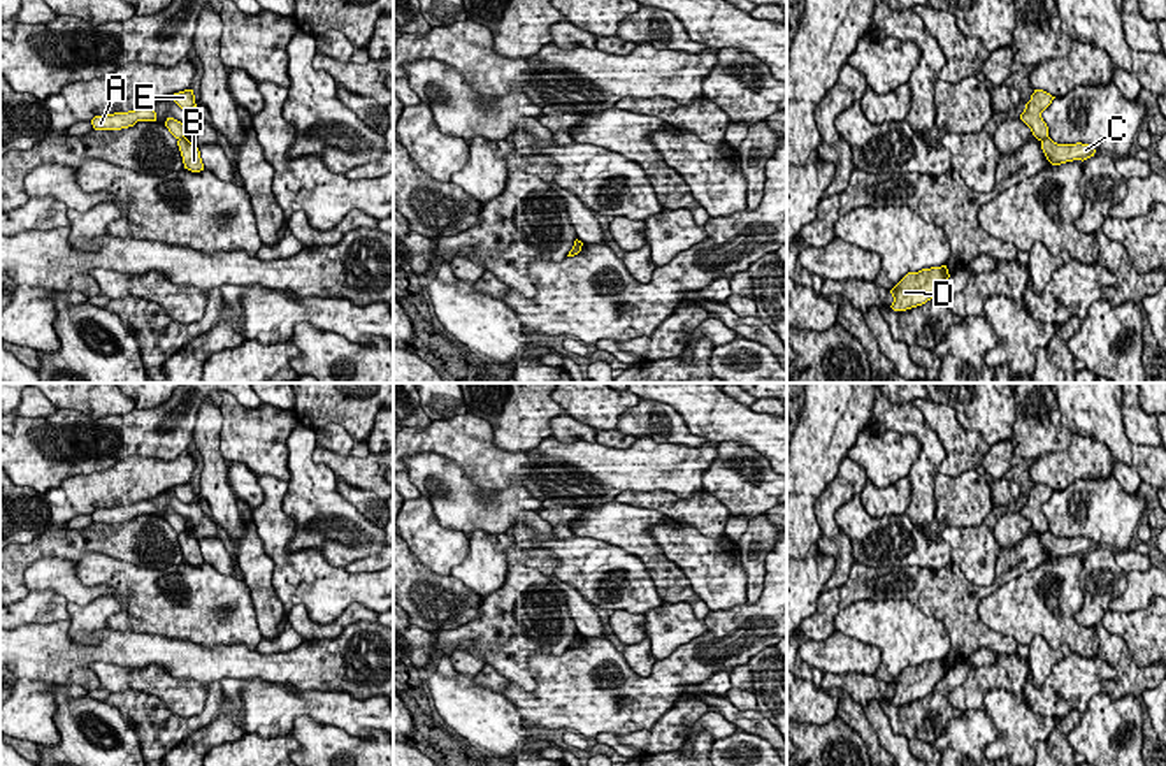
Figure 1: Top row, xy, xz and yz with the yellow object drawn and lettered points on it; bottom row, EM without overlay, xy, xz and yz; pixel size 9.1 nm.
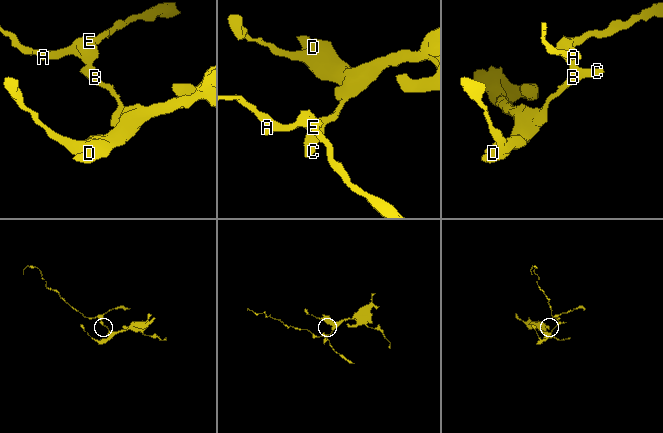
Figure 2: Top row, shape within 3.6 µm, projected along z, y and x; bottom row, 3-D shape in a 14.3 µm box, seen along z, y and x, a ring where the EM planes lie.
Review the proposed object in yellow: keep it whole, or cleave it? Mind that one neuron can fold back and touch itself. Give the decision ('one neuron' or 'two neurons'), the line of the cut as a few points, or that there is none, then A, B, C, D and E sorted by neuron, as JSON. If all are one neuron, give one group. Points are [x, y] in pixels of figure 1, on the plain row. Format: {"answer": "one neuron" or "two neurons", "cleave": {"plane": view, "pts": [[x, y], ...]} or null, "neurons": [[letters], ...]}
{"answer": "two neurons", "cleave": {"plane": "yz", "pts": [[1047, 529], [1042, 534]]}, "neurons": [["A", "E"], ["B", "C", "D"]]}

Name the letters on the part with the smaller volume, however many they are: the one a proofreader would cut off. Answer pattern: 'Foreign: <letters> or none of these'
Foreign: A, E

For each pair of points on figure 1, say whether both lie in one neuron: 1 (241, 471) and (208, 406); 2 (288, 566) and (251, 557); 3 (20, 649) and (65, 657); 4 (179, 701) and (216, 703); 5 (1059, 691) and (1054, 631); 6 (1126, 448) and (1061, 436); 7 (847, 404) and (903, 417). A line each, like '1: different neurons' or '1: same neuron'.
1: different neurons
2: different neurons
3: same neuron
4: different neurons
5: different neurons
6: different neurons
7: different neurons

